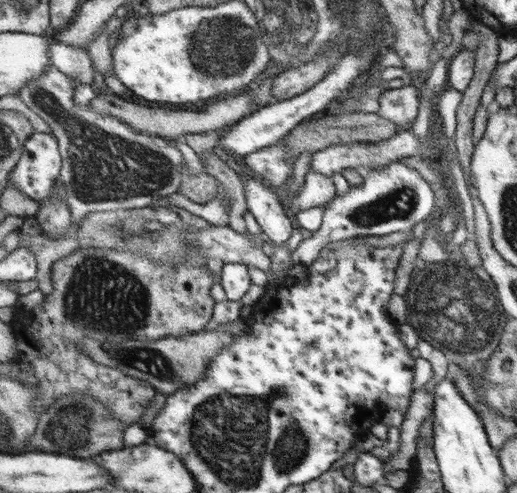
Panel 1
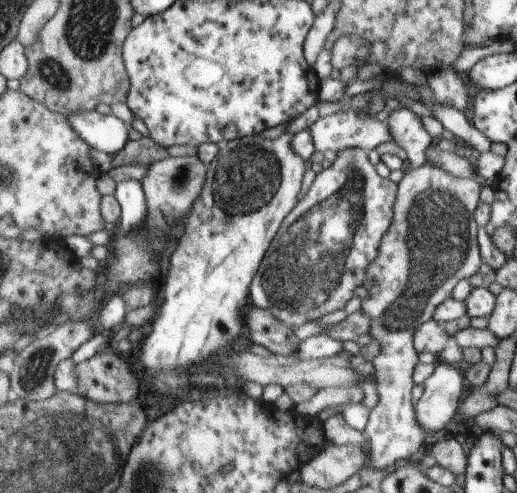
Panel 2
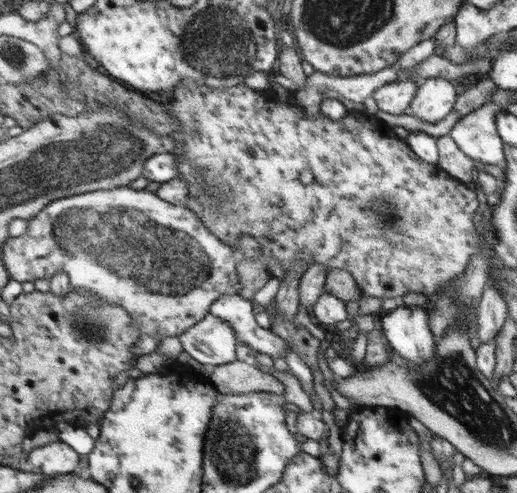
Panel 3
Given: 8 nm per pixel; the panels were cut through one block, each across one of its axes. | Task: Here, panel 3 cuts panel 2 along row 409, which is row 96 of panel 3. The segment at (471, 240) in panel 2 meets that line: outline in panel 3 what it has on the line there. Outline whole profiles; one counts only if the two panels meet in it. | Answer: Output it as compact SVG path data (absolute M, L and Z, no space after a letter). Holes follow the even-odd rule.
M408 78L379 86L372 92L380 111L390 114L404 114L412 107L420 86Z

